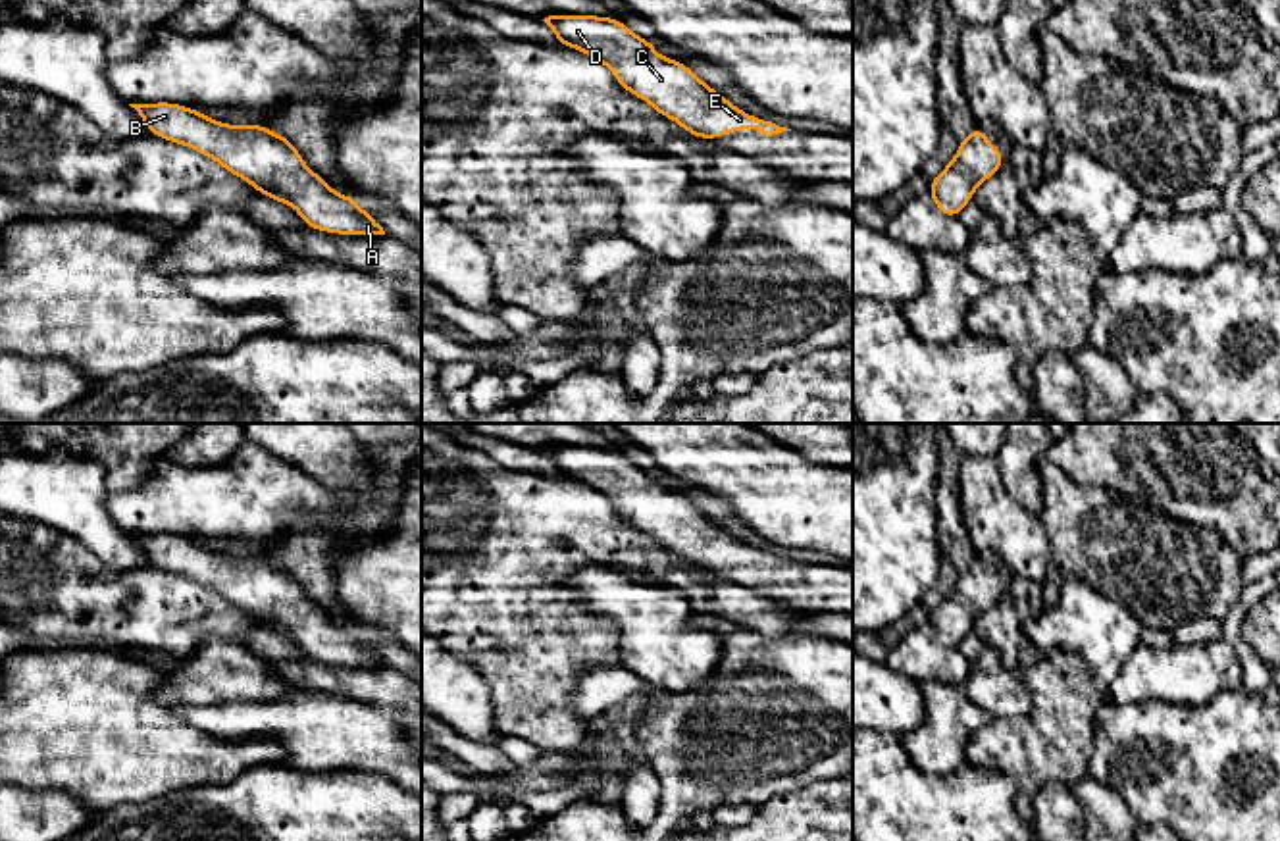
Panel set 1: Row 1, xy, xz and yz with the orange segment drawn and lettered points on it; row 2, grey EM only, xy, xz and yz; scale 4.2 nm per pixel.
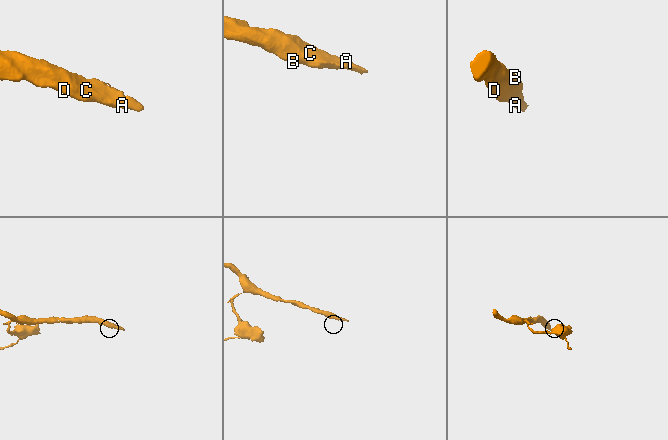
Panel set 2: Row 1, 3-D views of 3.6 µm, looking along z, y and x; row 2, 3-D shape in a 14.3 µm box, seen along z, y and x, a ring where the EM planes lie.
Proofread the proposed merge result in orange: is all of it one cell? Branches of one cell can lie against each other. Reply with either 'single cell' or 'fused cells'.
single cell

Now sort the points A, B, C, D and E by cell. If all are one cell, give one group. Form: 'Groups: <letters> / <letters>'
Groups: A B C D E

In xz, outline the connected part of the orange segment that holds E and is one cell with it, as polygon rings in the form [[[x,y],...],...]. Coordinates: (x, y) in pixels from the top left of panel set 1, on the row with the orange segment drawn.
[[[558,13],[543,21],[562,46],[604,64],[624,90],[649,102],[691,137],[712,140],[753,125],[766,137],[791,131],[758,114],[741,112],[681,60],[660,56],[651,40],[631,33],[618,17]]]

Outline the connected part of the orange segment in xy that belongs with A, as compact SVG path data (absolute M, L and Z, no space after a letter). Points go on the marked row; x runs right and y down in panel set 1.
M173 102L129 106L139 112L148 135L208 156L260 194L293 206L308 229L335 235L385 235L373 214L364 212L350 194L337 194L281 133L258 121L227 125Z

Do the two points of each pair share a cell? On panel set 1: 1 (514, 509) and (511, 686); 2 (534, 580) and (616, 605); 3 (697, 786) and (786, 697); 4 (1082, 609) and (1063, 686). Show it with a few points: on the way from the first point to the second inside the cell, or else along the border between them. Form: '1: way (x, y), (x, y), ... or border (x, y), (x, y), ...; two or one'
1: way (539, 553), (526, 587), (532, 641); one
2: border (574, 601), (599, 616); two
3: way (718, 764), (765, 718); one
4: border (1042, 653), (1076, 653), (1098, 689); two

